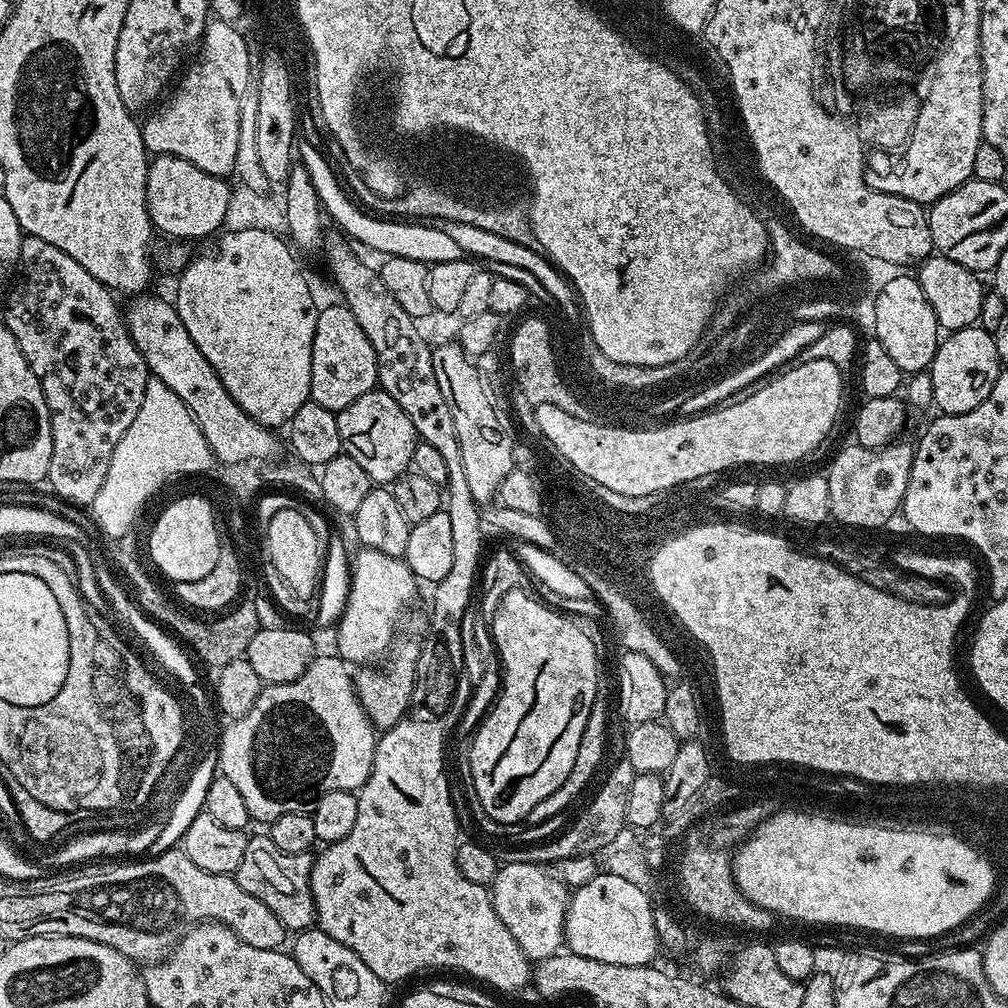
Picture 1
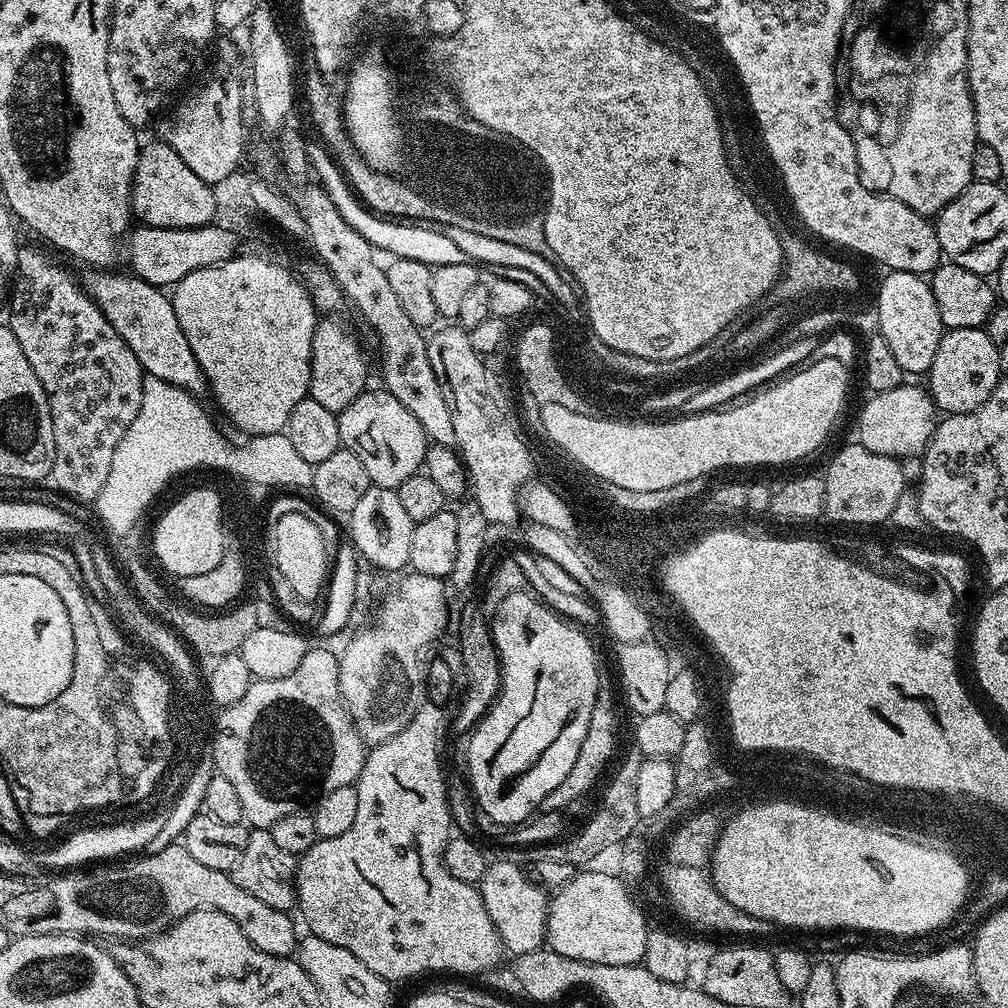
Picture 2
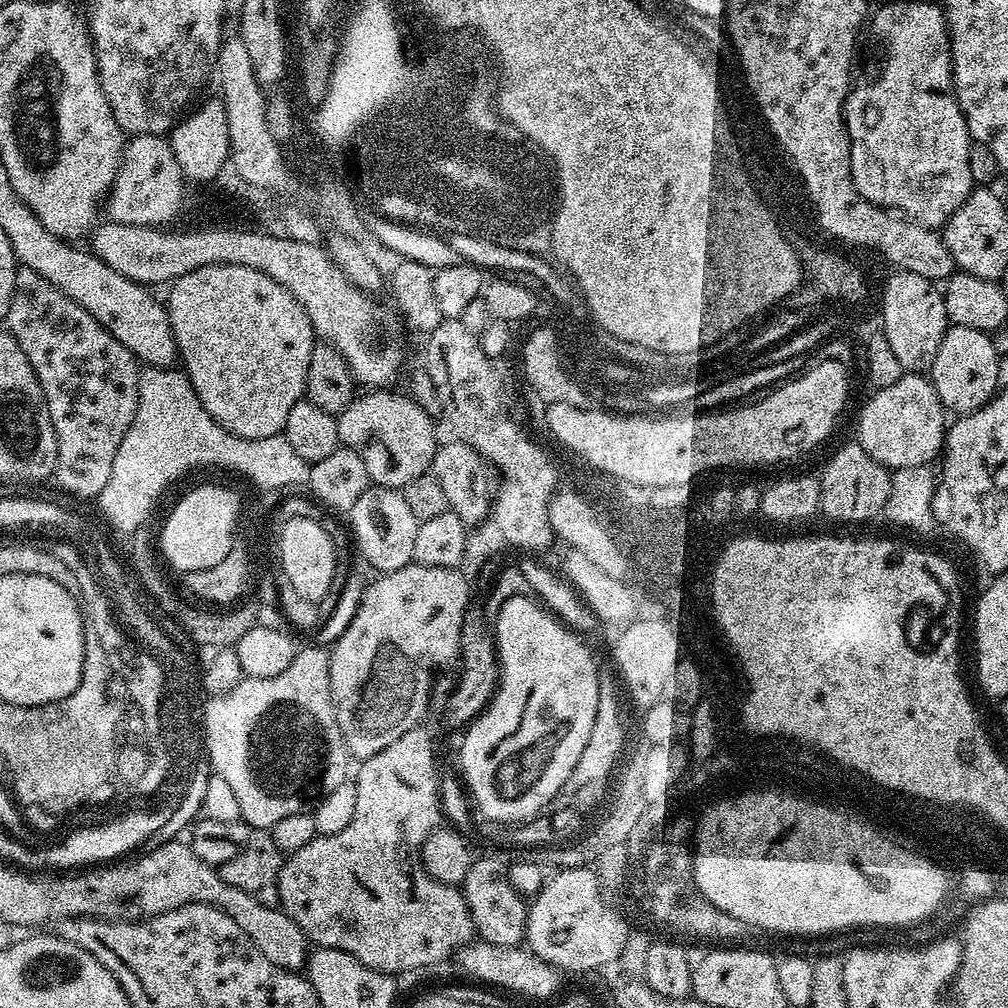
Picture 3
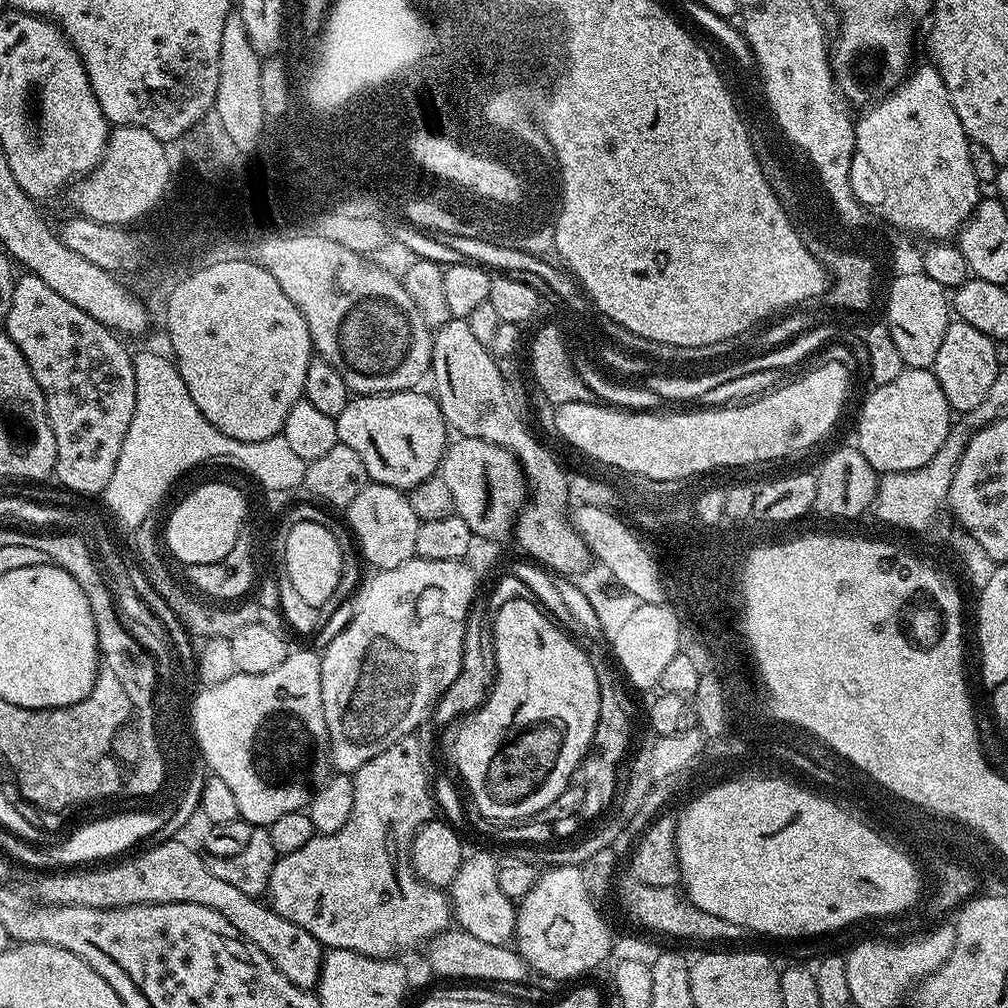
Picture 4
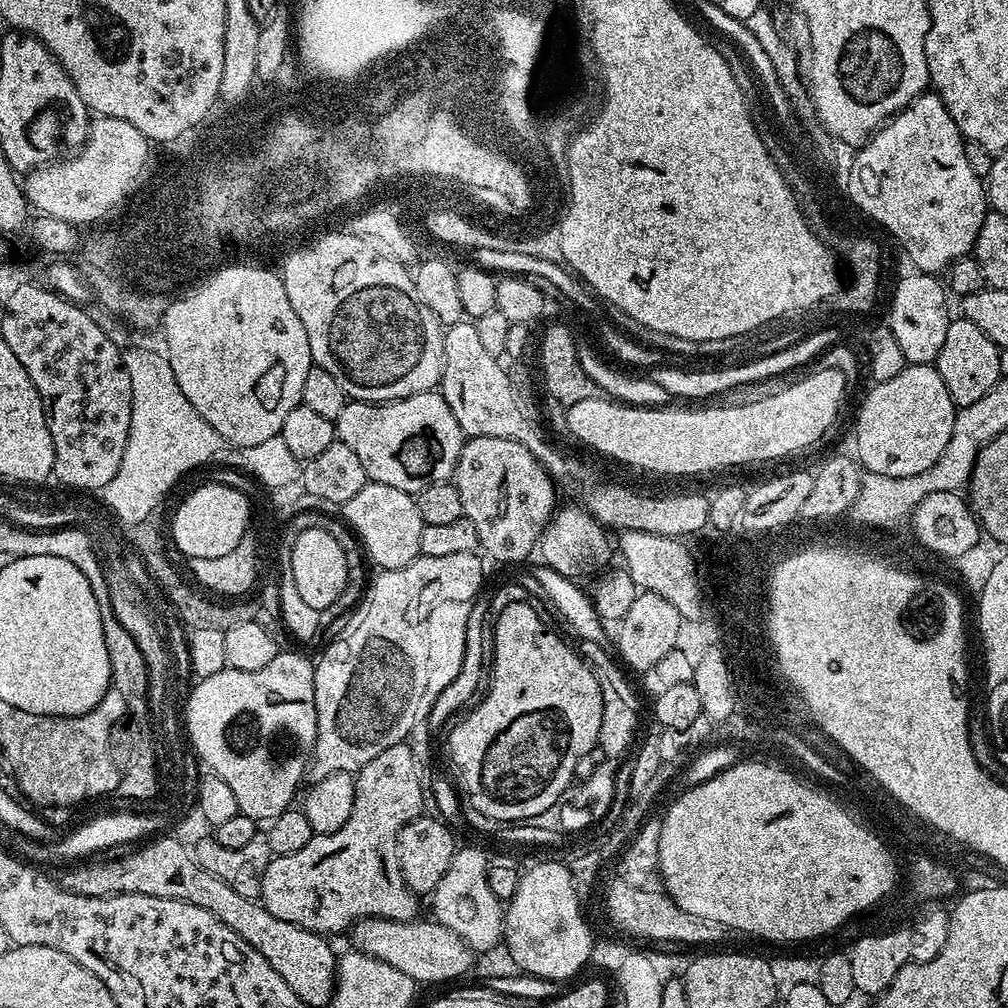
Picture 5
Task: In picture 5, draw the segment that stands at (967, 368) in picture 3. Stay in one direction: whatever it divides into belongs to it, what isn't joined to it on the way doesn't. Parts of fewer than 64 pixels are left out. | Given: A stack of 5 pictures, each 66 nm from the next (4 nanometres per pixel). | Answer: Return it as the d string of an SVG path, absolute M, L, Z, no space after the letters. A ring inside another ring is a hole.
M963 318L951 321L946 330L946 342L942 342L942 350L938 350L935 365L938 374L942 374L942 382L946 382L946 390L950 390L950 398L961 408L970 406L970 402L978 402L986 390L990 390L1000 381L1000 349L974 322Z

